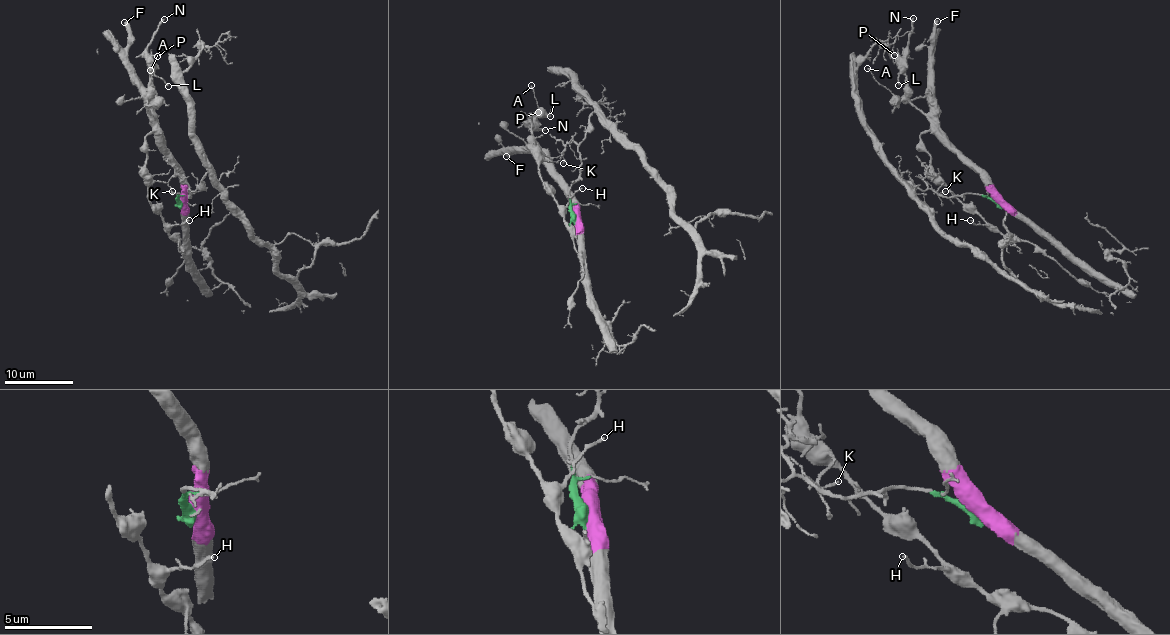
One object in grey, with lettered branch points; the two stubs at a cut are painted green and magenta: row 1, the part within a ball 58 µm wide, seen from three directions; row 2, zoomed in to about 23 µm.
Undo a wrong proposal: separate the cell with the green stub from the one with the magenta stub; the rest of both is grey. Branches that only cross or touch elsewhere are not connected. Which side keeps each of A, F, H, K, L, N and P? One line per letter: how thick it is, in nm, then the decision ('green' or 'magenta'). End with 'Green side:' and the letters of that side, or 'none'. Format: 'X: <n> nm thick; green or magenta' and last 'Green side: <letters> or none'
A: 130 nm thick; magenta
F: 480 nm thick; magenta
H: 130 nm thick; magenta
K: 120 nm thick; magenta
L: 130 nm thick; magenta
N: 260 nm thick; magenta
P: 160 nm thick; magenta
Green side: none

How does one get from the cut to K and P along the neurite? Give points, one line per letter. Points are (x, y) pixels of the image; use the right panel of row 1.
K: (999, 202), (976, 171), (925, 131), (919, 145), (943, 182), (938, 190), (945, 190)
P: (999, 202), (999, 195), (976, 168), (909, 100), (908, 76), (899, 66), (897, 56), (894, 56)

